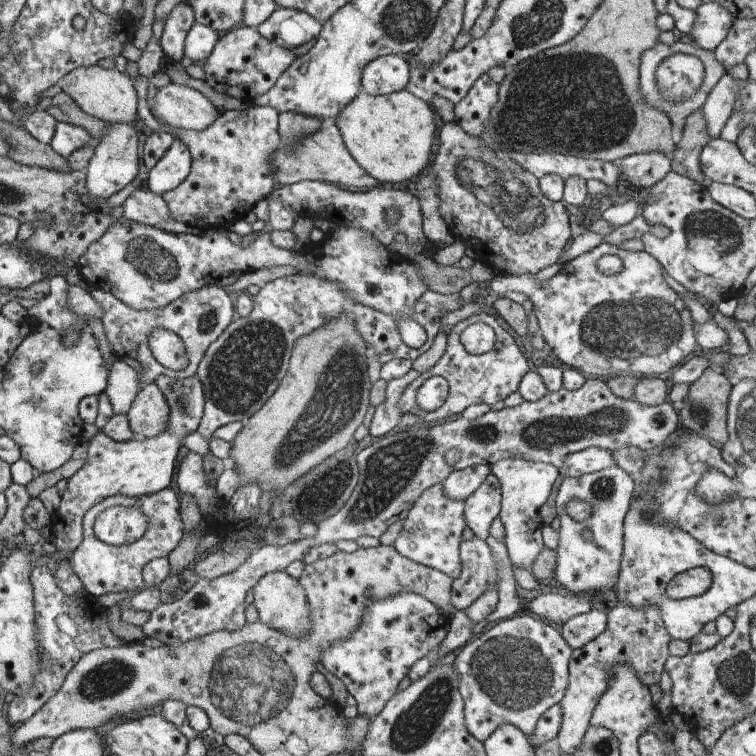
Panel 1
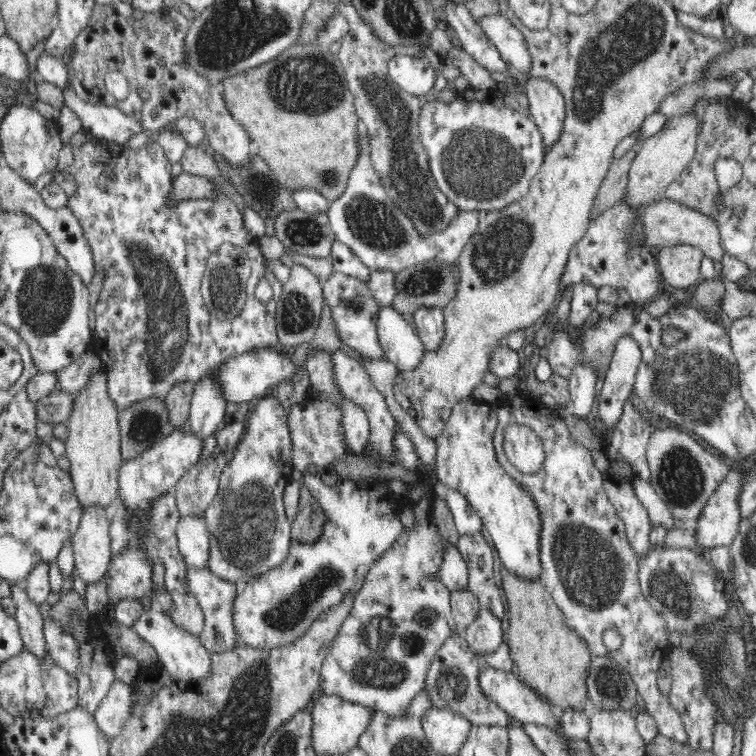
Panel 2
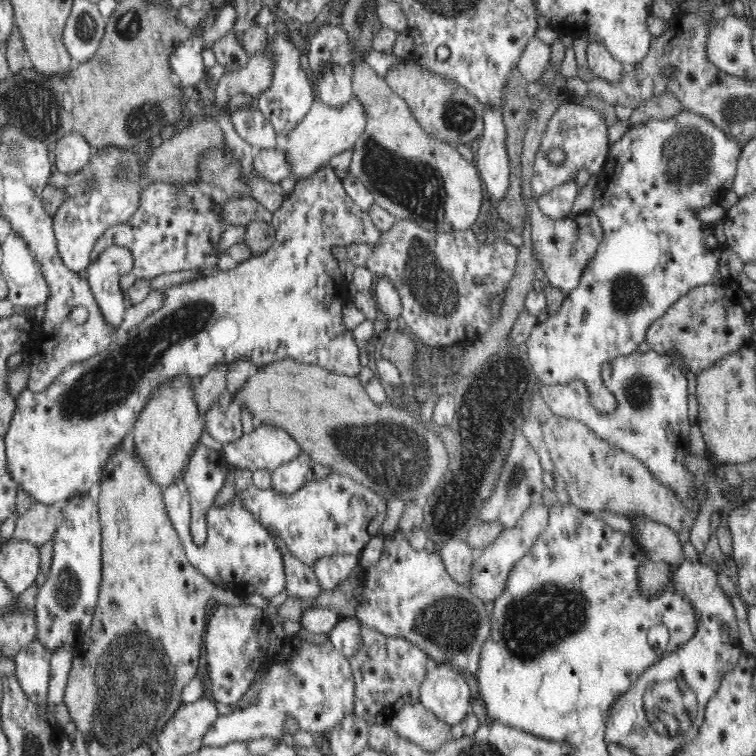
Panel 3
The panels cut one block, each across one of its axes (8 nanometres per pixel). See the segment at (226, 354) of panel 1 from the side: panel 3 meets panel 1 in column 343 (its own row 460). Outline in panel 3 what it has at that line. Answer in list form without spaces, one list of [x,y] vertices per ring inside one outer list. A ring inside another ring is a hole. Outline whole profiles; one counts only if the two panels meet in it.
[[[300,451],[295,459],[286,461],[271,472],[271,487],[279,493],[289,495],[296,492],[299,482],[312,480],[312,476],[320,476],[320,468],[325,464],[316,464],[312,456]]]

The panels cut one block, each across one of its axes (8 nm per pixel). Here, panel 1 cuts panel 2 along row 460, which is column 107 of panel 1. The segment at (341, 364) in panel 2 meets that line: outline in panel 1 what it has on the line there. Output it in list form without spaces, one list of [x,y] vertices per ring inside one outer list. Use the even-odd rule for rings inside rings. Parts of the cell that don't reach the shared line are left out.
[[[117,360],[113,364],[105,392],[111,402],[113,414],[128,416],[134,398],[143,388],[138,372],[124,361]]]

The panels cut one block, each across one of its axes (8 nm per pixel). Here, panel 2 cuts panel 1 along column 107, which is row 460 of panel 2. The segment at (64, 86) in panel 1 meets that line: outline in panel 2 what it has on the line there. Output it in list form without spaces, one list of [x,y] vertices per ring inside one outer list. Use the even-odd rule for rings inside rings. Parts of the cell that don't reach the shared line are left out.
[[[103,366],[91,379],[86,388],[80,388],[74,398],[74,408],[66,425],[69,429],[65,440],[66,458],[70,461],[69,478],[73,484],[75,498],[82,510],[84,508],[106,508],[118,498],[118,476],[121,459],[121,430],[119,429],[120,409],[107,396],[106,380]]]

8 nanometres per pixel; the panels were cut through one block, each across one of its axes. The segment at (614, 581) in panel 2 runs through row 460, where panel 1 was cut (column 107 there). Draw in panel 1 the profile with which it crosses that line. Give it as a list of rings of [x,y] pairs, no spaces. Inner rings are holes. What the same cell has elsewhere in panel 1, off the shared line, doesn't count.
[[[170,488],[155,492],[151,495],[126,497],[114,495],[104,499],[92,510],[104,510],[116,505],[132,507],[141,510],[147,518],[147,527],[134,543],[127,545],[109,545],[94,536],[94,512],[88,512],[88,520],[84,520],[84,528],[88,528],[88,536],[84,536],[84,544],[80,544],[69,558],[75,573],[83,581],[87,594],[98,599],[102,594],[110,592],[138,592],[146,586],[143,572],[151,560],[167,557],[178,546],[186,534],[184,520],[181,519],[180,501],[177,494]]]

